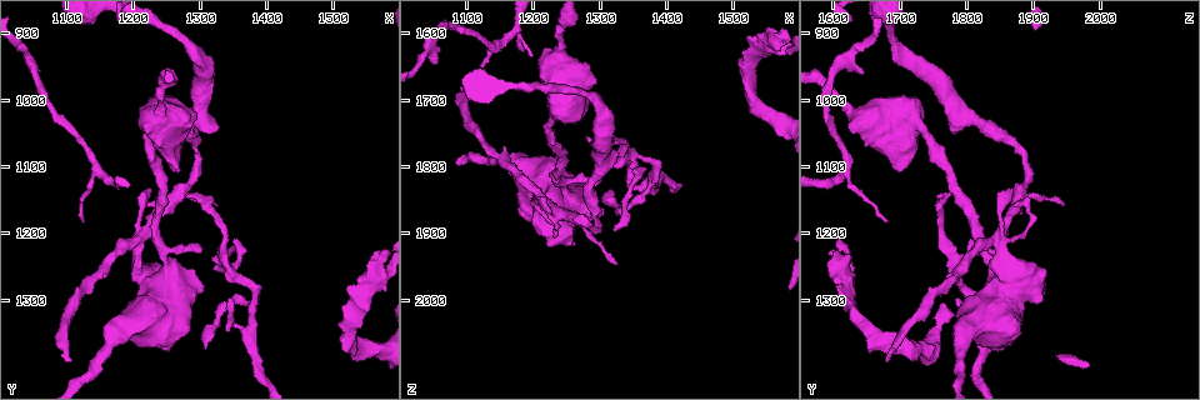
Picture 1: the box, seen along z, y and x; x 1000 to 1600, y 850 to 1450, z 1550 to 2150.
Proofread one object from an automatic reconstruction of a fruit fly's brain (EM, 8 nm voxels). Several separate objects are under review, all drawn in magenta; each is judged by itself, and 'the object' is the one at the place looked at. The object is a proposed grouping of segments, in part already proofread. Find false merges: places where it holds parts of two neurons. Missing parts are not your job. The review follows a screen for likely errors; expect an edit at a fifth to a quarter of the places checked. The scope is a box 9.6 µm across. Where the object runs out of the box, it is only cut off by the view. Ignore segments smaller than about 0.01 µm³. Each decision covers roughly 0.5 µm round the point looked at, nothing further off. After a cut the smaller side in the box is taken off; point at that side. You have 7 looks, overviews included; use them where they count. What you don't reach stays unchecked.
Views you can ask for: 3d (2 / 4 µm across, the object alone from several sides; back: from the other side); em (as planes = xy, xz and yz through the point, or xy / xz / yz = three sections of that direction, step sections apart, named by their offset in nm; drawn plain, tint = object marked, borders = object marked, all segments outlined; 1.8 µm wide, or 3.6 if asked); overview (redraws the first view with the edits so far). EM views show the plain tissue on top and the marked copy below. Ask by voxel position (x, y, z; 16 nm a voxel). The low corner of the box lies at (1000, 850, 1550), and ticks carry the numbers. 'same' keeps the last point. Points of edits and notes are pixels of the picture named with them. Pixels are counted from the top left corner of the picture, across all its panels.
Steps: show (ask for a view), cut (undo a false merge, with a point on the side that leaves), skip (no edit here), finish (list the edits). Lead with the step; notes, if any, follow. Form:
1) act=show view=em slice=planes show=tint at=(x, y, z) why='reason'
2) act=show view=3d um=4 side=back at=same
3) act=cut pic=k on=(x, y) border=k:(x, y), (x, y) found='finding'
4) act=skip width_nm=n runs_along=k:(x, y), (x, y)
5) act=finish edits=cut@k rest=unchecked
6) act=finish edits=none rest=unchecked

act=show view=em slice=xz step=4 show=tint at=(1265, 1145, 1880) why='arms part here'

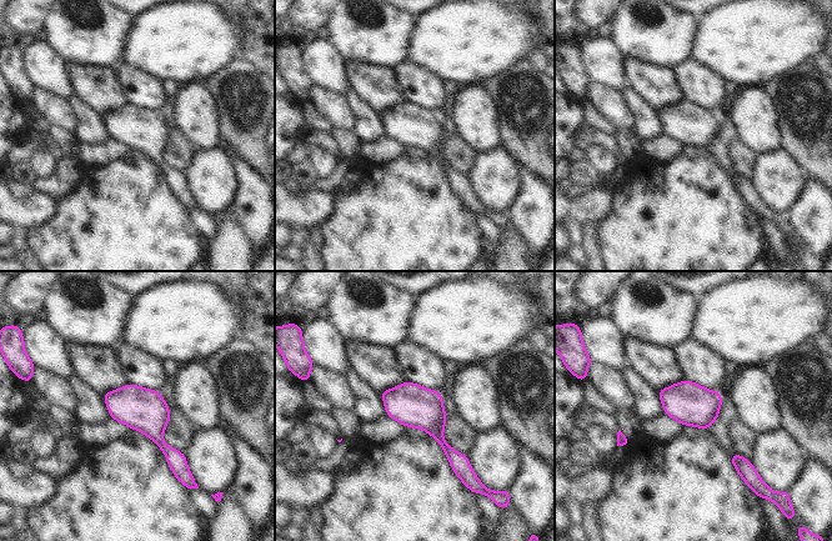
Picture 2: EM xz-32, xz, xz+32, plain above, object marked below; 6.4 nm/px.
act=skip found='continuous, no second neuron'

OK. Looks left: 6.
act=show view=3d um=4 at=(1560, 1270, 1620) why='arms run side by side'

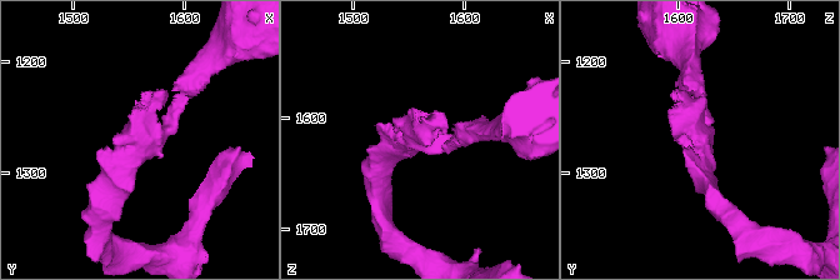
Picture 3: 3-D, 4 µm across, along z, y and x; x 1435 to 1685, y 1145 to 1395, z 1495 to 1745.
act=show view=em slice=planes show=tint at=(1560, 1272, 1622) why='shape alone is not enough'

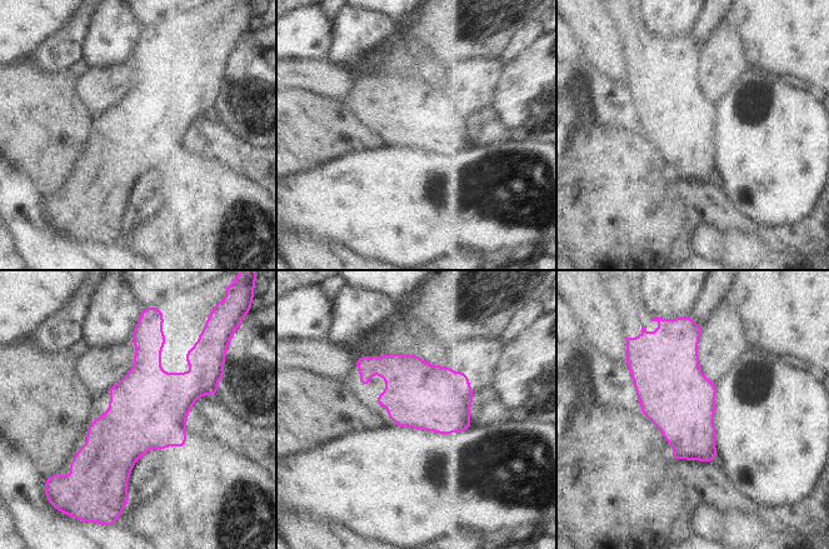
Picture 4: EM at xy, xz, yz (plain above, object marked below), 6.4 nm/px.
act=skip found='one neuron here'

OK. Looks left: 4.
act=finish edits=none rest=unchecked

